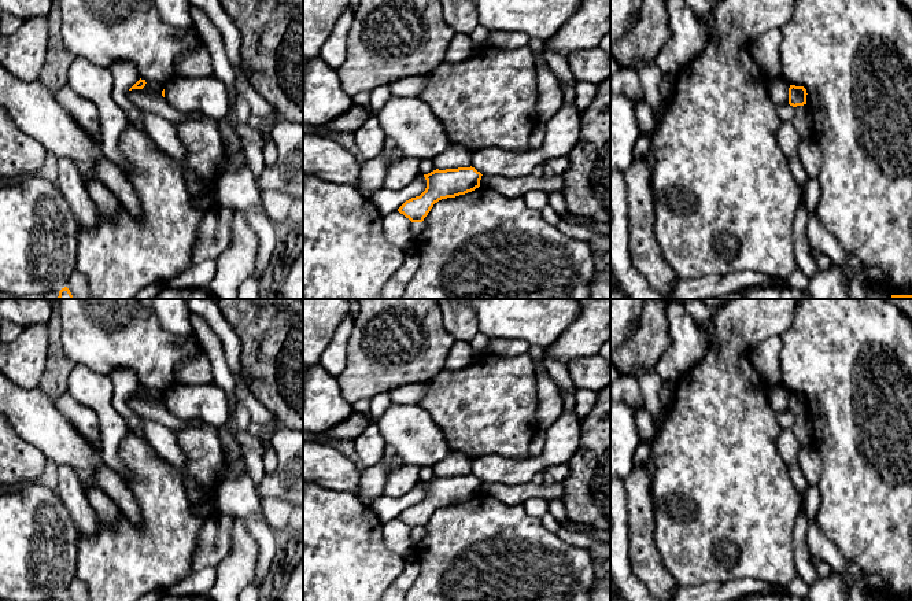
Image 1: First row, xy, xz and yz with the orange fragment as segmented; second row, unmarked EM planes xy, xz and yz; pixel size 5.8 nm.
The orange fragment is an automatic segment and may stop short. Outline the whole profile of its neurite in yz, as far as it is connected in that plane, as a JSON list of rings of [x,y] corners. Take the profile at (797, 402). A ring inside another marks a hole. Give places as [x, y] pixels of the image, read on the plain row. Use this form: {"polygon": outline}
{"polygon": [[[790,392],[789,395],[789,412],[793,414],[806,412],[806,397],[804,394]]]}

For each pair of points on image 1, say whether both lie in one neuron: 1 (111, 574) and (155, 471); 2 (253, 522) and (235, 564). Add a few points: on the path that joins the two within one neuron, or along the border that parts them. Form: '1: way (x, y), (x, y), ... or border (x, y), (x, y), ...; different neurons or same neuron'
1: way (137, 548), (155, 530), (155, 497); same neuron
2: border (240, 519), (255, 542), (257, 564); different neurons

